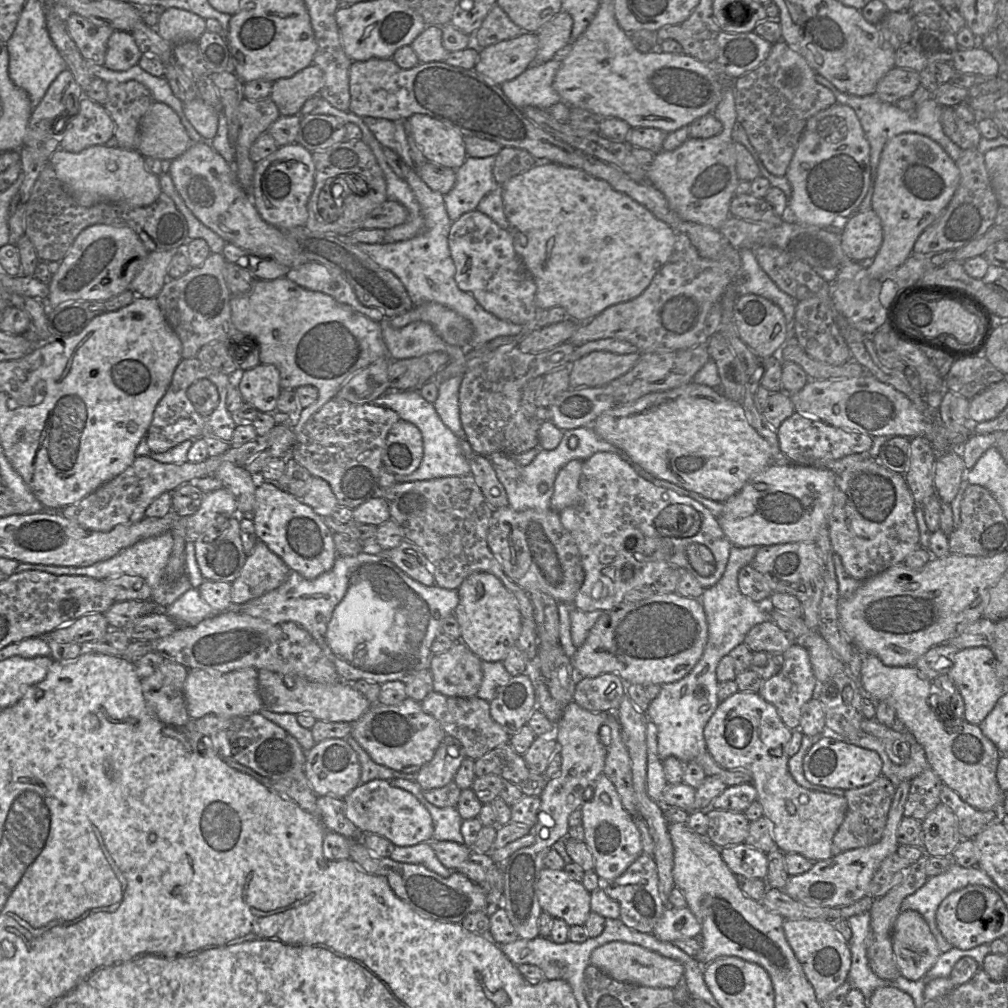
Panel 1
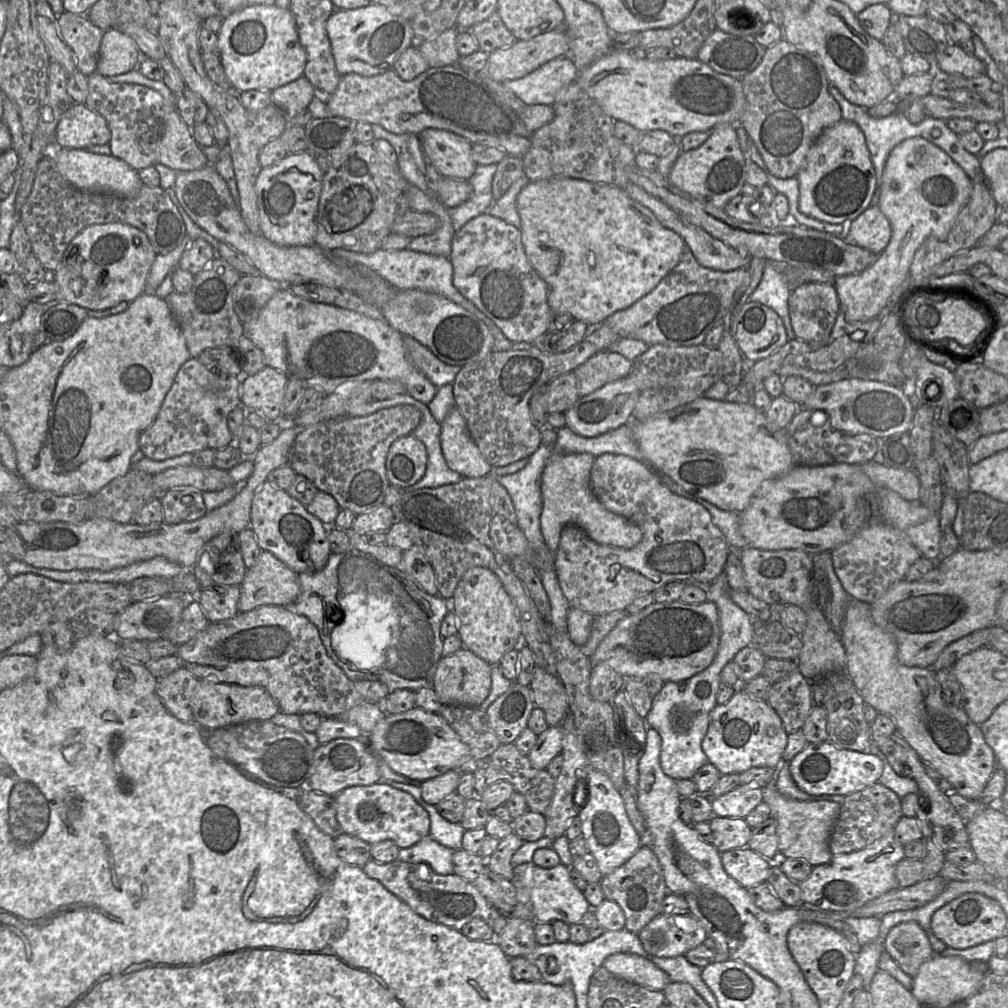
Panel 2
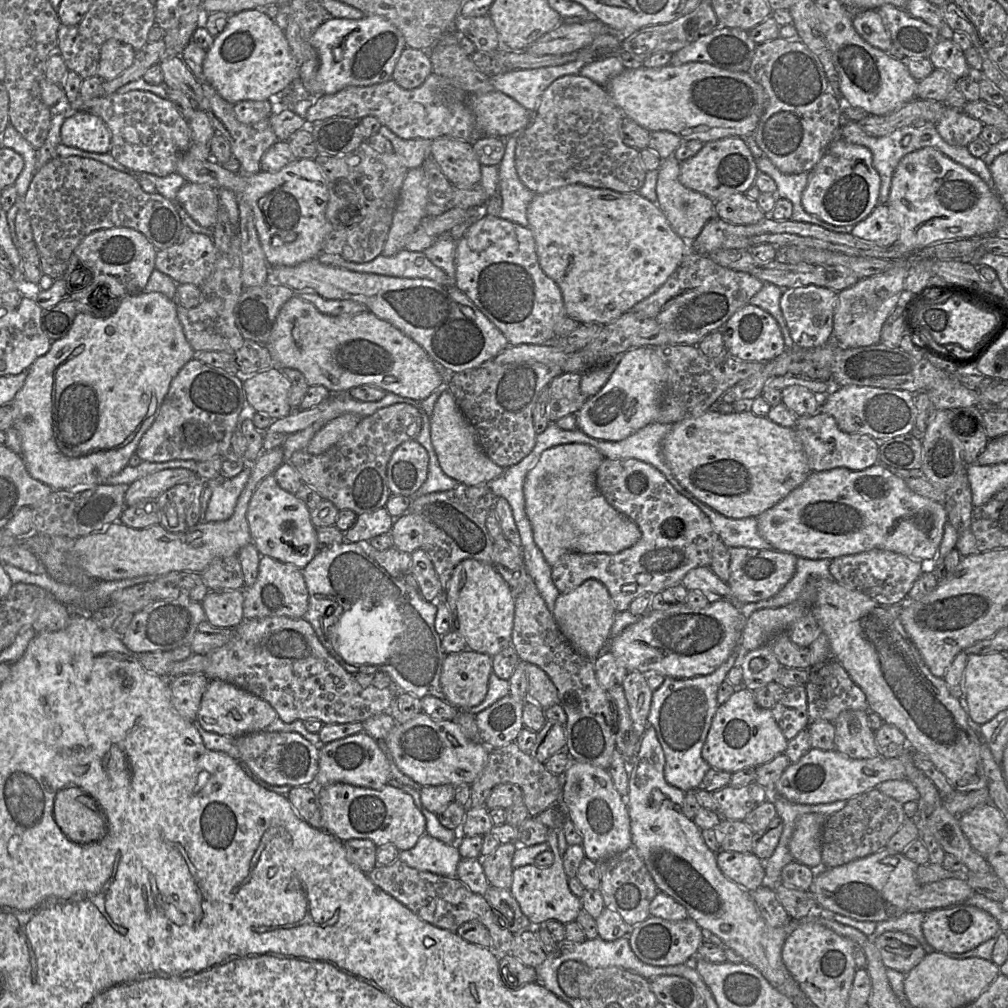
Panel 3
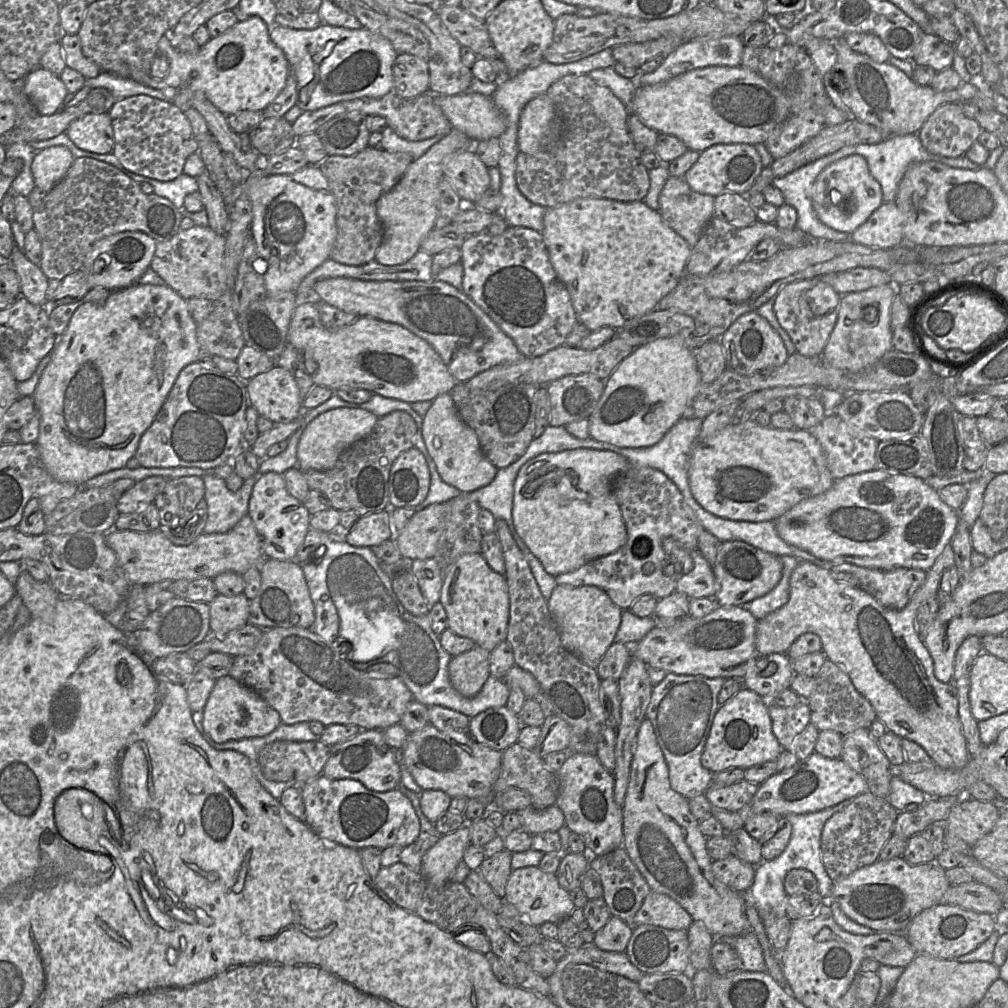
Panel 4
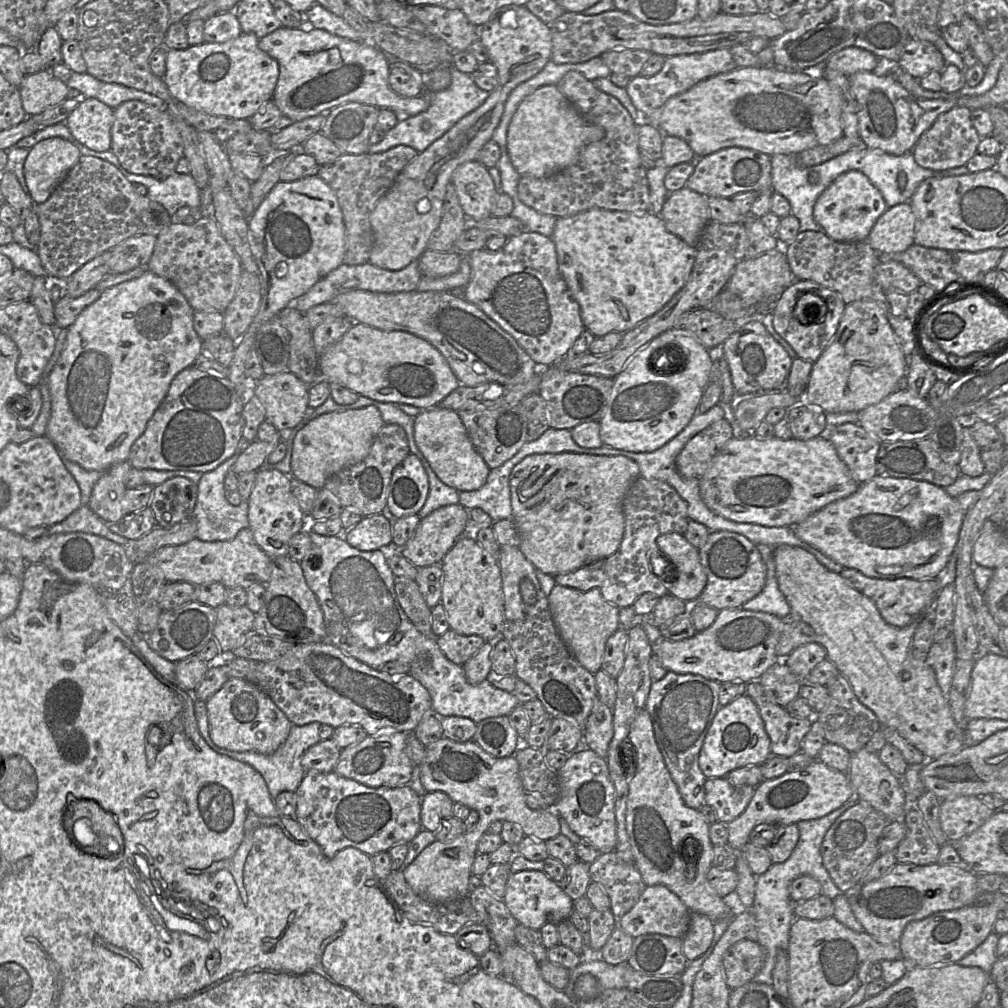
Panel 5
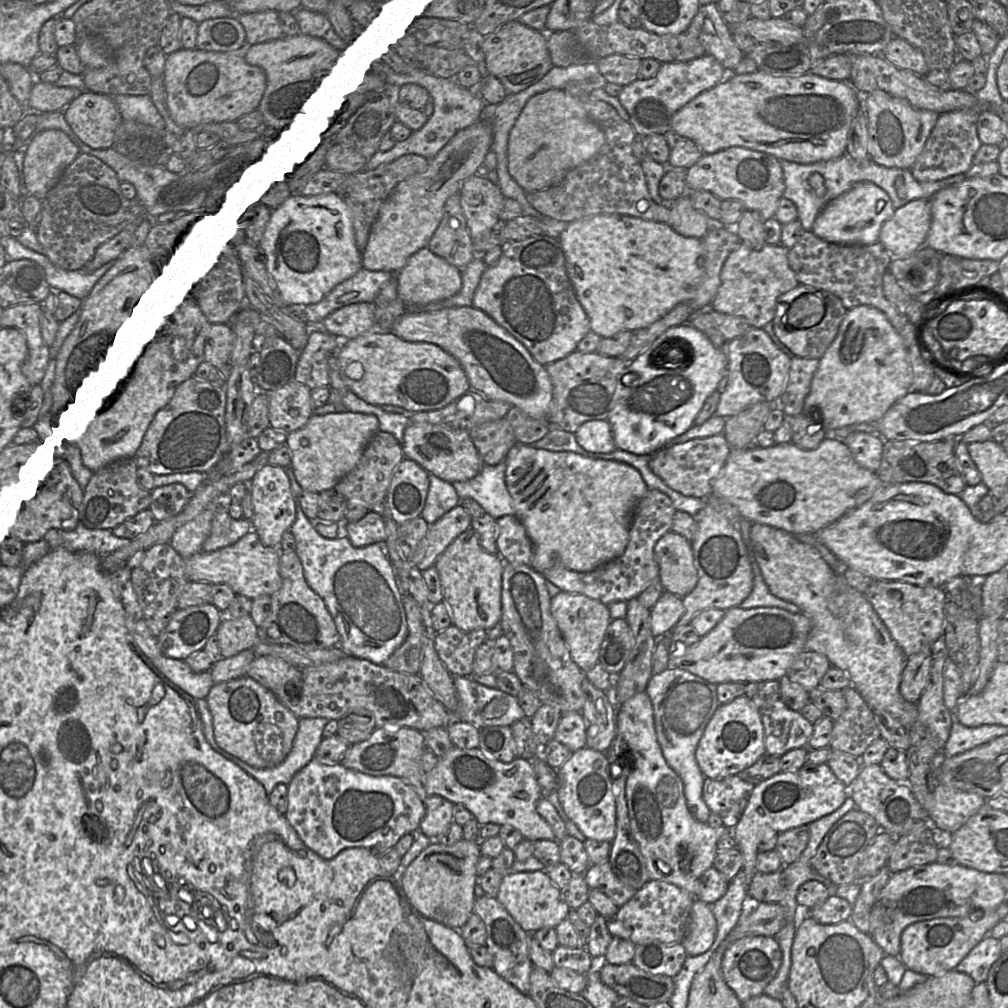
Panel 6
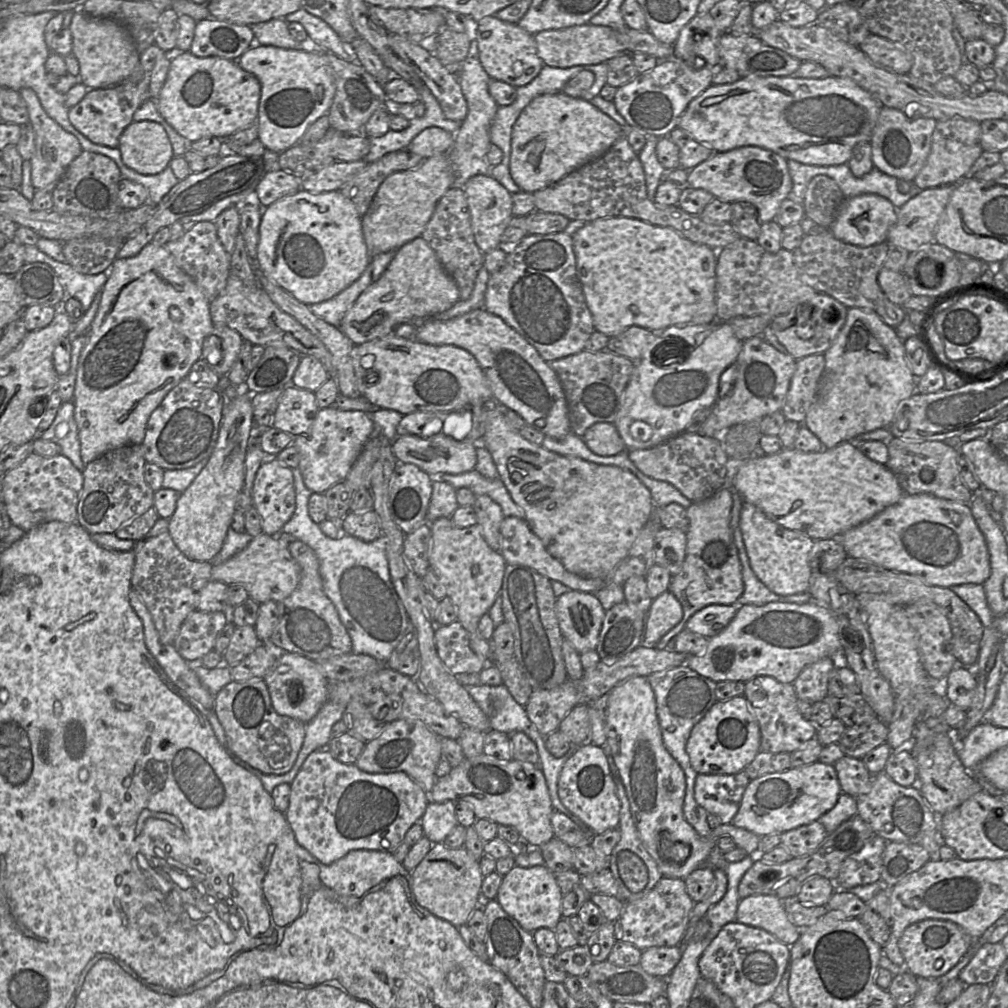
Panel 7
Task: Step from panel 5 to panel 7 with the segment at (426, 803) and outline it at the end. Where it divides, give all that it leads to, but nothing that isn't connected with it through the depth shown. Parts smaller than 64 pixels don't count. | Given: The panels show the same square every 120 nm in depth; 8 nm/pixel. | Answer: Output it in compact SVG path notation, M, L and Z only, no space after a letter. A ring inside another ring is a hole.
M451 800L441 803L428 802L425 813L419 822L423 828L423 836L426 836L432 844L442 843L458 825L455 804Z

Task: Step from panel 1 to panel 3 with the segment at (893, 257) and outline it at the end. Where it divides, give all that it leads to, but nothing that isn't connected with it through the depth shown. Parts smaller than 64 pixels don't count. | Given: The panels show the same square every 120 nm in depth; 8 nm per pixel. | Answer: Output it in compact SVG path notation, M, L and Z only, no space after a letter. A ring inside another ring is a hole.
M932 147L911 152L899 161L892 176L886 205L899 227L897 244L909 252L920 252L939 241L995 235L1007 213L1007 206L978 175ZM912 261L895 262L897 264L887 272L860 279L853 286L838 292L838 301L833 320L832 340L835 341L841 348L849 349L870 346L880 342L882 326L901 299L901 294L904 290L904 282L908 275L910 263L912 263Z

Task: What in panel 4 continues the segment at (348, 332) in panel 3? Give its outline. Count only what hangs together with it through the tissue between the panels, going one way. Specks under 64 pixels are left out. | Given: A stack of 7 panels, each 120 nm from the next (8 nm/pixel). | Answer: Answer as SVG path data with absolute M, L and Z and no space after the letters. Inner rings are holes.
M316 298L298 302L287 343L314 361L314 386L330 388L334 393L342 387L350 387L414 403L433 401L437 396L449 393L457 383L435 349L405 327L362 316L349 325L327 329L321 323Z

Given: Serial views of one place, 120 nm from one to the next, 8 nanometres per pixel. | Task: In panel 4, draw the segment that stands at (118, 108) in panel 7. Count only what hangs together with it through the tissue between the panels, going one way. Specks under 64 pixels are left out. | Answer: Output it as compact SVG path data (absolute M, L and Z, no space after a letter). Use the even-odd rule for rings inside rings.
M109 113L88 114L70 124L69 139L81 150L110 154L114 149L114 133Z

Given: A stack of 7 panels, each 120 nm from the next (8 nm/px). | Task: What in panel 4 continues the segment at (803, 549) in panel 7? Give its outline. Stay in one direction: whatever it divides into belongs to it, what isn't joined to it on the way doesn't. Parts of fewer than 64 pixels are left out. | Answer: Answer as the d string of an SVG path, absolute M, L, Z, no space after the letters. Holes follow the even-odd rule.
M949 543L937 557L927 572L924 583L914 593L908 604L901 610L894 610L882 606L866 591L837 581L830 570L808 561L801 561L790 577L789 601L758 620L757 653L765 656L773 653L785 654L802 634L818 635L824 655L843 668L856 690L870 702L877 718L885 725L887 731L921 746L940 768L963 768L970 756L959 720L958 698L954 683L943 683L935 677L933 659L915 629L915 618L919 606L929 597L937 596L943 573L954 565L954 552Z

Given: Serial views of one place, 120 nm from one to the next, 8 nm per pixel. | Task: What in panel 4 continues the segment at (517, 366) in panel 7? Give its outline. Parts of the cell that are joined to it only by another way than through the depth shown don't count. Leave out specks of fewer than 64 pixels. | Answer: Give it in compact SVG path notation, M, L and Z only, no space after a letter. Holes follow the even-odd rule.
M337 277L315 283L314 298L347 313L401 325L428 342L457 382L523 356L508 337L462 290L431 281L371 281Z

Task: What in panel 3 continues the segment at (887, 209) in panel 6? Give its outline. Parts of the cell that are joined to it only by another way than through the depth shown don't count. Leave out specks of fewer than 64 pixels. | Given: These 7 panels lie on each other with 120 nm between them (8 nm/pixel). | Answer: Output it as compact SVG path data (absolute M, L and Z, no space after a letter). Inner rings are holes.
M838 137L808 172L808 183L802 193L802 206L807 213L826 223L853 227L879 204L879 191L880 176L873 166L871 151L865 146Z

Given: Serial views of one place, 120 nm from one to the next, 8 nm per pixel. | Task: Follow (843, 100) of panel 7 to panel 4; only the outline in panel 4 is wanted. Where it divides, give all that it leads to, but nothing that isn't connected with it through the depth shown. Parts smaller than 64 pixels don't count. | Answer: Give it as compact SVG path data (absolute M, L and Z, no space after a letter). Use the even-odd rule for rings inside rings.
M739 65L697 68L655 85L637 86L630 114L635 114L646 126L660 134L677 137L688 149L702 152L716 144L765 143L790 115L802 113L808 109L822 114L825 126L838 125L850 118L850 115L832 103L827 93L788 98L775 85Z

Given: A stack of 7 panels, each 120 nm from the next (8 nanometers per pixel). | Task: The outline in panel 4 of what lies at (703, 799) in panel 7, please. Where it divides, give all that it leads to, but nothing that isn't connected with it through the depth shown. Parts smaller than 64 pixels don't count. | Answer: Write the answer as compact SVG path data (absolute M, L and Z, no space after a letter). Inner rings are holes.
M744 779L732 785L711 784L706 790L705 796L711 805L734 812L753 799L760 785Z

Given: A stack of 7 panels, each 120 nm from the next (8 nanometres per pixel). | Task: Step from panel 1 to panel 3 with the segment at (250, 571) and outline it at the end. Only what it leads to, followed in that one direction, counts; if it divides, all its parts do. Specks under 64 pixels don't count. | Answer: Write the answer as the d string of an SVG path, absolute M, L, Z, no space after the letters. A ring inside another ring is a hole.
M261 556L257 579L252 586L243 587L243 593L243 617L245 620L280 616L299 619L303 618L308 610L309 593L302 570L269 556Z

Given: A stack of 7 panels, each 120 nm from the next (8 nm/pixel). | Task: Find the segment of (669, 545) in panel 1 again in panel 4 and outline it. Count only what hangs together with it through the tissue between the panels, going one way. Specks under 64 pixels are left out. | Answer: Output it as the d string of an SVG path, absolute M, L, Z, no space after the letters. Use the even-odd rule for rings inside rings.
M630 467L614 479L612 492L626 525L626 543L610 555L556 576L555 582L561 586L596 586L624 611L643 594L661 599L676 590L678 576L664 574L670 557L665 553L662 541L671 537L684 549L698 550L698 537L704 528L677 486L663 472L654 468Z

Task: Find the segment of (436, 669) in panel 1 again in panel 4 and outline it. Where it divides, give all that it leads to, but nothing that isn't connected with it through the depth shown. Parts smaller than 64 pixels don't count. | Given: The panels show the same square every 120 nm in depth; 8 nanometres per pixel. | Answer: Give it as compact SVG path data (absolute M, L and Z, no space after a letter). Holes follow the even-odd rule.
M475 646L458 656L451 657L448 665L453 688L466 698L475 697L490 676L489 651Z

